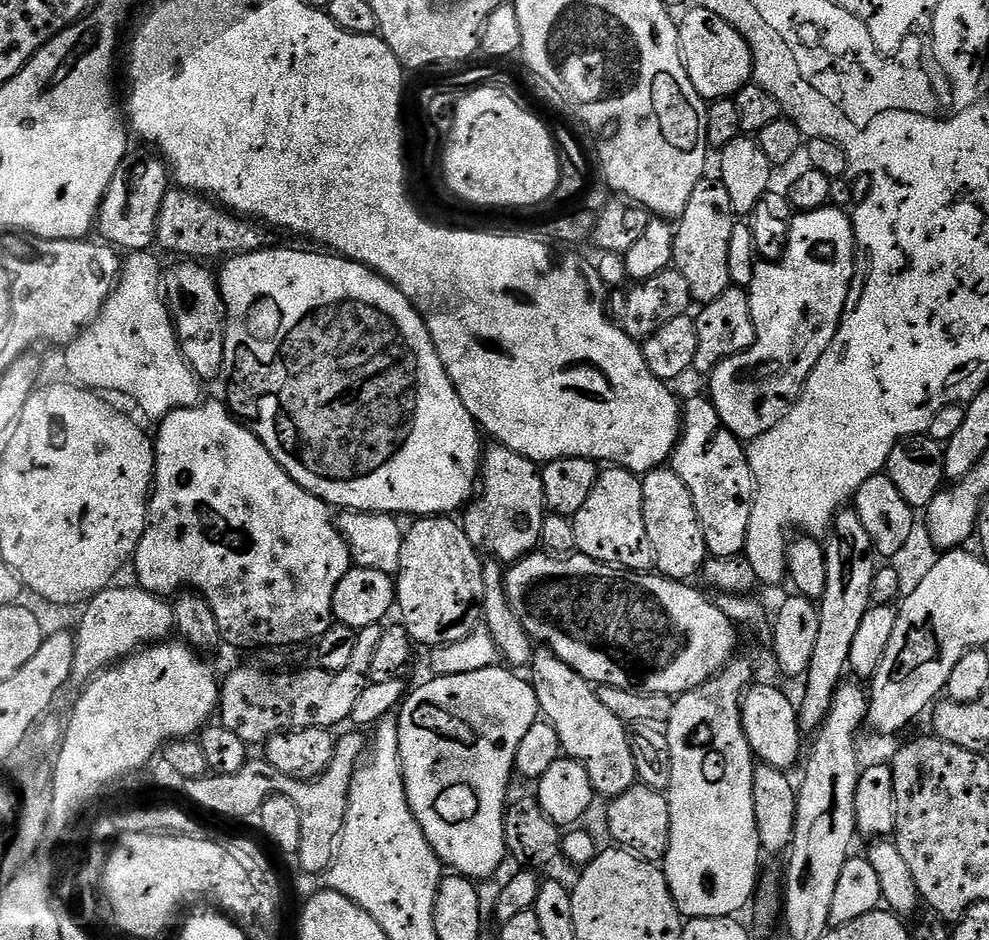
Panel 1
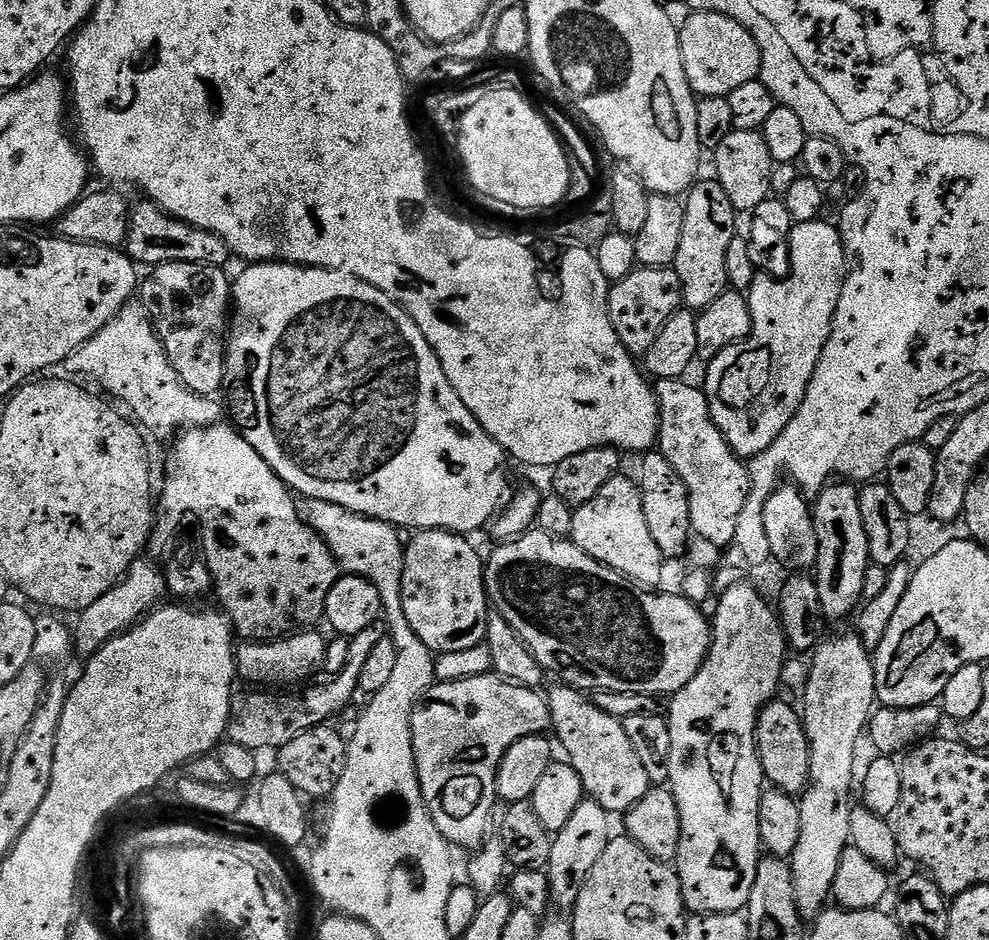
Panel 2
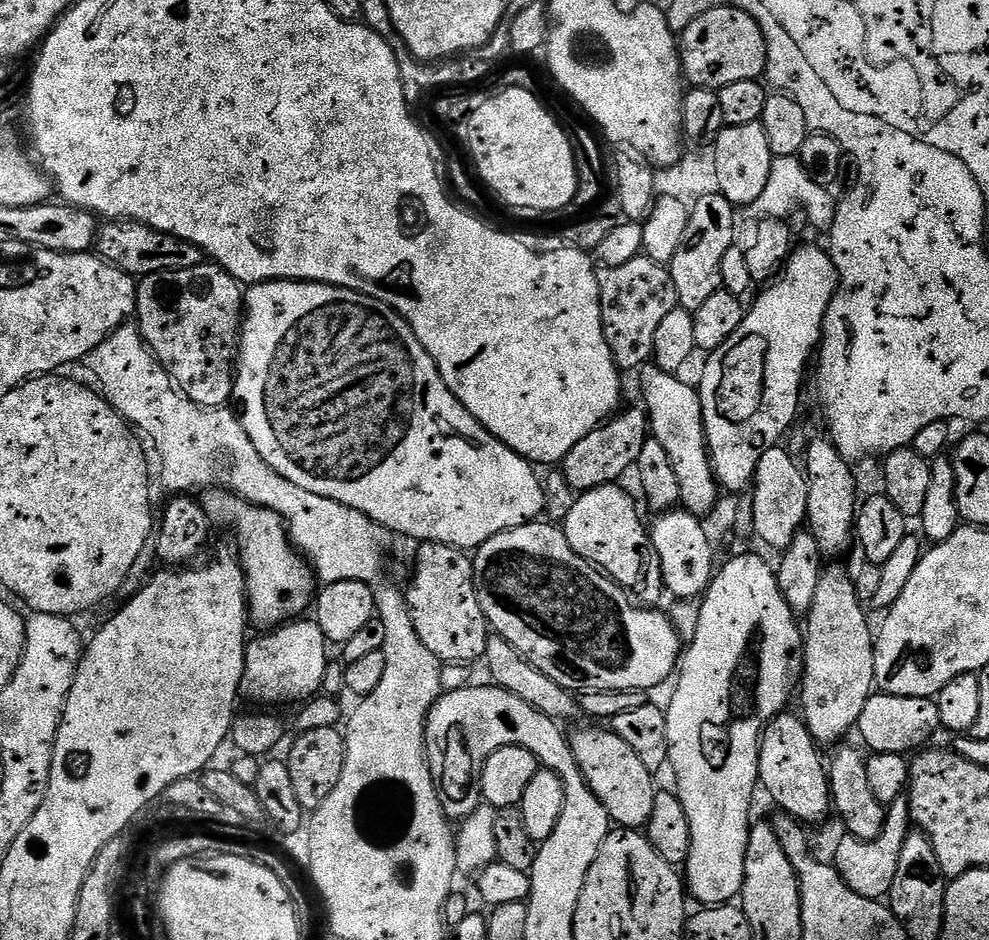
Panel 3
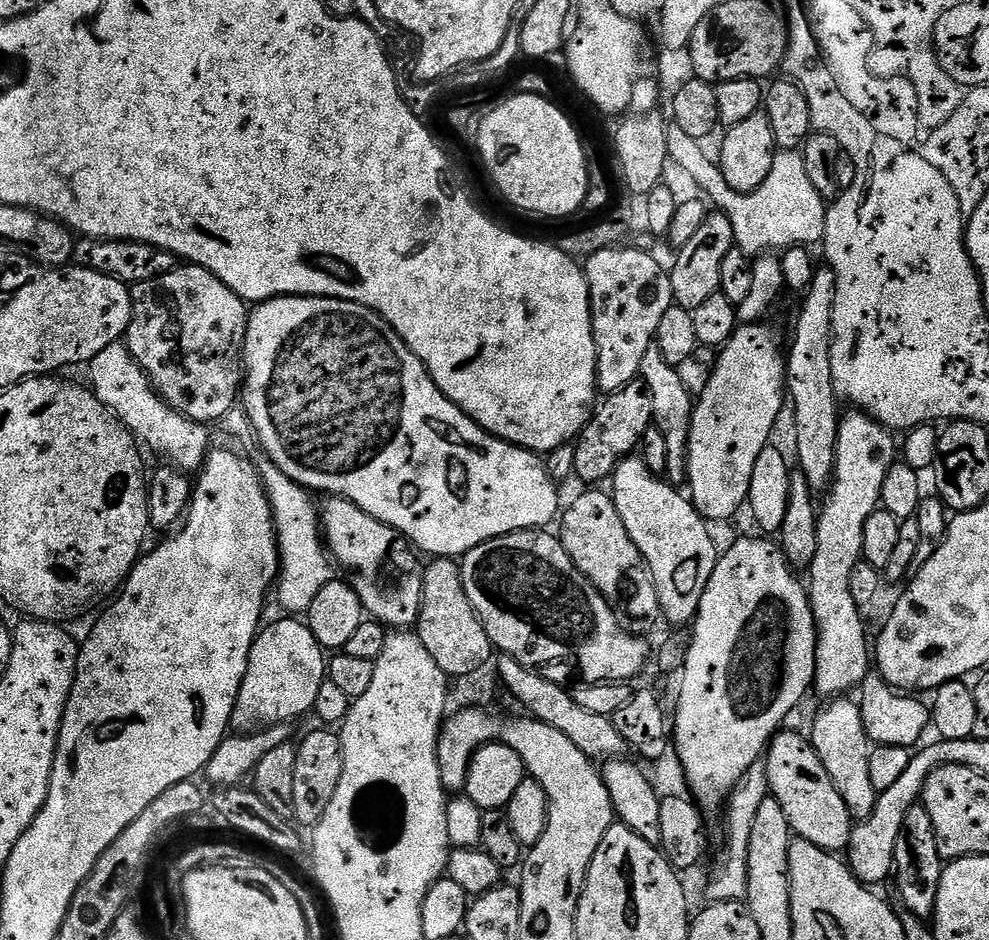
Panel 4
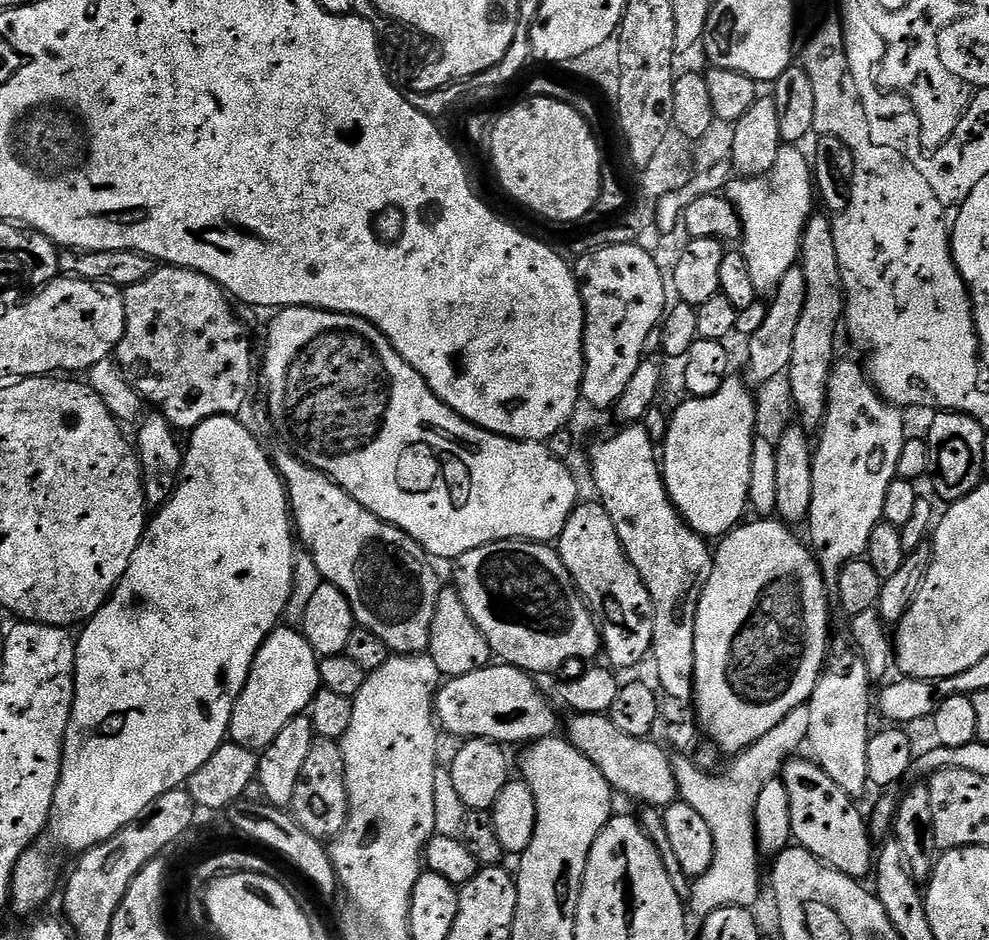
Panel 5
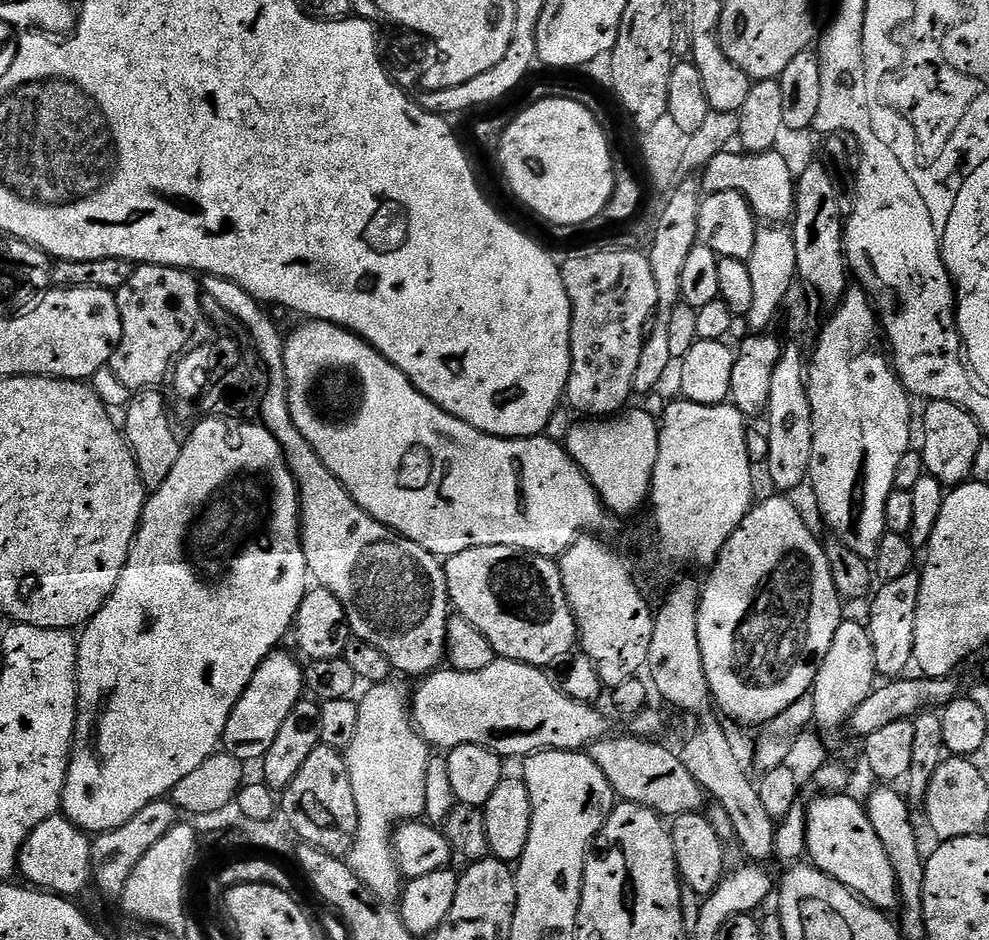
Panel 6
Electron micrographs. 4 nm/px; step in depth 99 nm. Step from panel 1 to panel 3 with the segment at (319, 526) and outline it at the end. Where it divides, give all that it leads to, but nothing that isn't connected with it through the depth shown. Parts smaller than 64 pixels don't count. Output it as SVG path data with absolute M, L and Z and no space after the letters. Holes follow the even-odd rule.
M208 490L202 503L209 520L217 529L229 528L236 535L240 567L244 569L244 590L248 598L248 615L260 630L271 630L303 617L313 607L318 584L303 556L296 551L284 519L274 510L250 504L227 490Z

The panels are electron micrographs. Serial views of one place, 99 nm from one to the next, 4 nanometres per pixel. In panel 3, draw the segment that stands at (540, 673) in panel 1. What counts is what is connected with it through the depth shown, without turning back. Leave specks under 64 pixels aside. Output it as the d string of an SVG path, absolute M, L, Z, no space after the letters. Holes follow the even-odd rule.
M604 726L596 727L600 728L580 728L576 733L571 733L570 743L574 758L586 778L590 790L596 795L598 802L602 802L602 806L606 806L609 821L621 828L643 829L647 825L650 814L654 811L654 798L658 791L658 785L652 781L655 780L654 774L650 770L646 770L646 765L638 759L638 754L634 754L634 750L630 750L629 744L622 742L622 738L618 738L616 732Z

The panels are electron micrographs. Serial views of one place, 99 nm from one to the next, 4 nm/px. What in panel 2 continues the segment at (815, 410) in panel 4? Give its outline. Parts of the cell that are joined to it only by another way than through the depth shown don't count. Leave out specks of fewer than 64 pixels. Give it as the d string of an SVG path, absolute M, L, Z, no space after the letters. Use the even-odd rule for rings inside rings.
M829 482L811 505L814 534L818 534L818 558L814 579L818 586L820 611L832 620L844 620L862 604L862 582L870 563L868 535L862 526L860 488L852 482Z

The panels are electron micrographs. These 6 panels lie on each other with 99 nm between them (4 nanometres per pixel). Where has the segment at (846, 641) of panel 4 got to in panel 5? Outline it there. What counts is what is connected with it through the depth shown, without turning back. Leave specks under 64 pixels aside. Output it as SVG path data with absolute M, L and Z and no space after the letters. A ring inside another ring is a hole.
M842 360L833 367L832 375L828 377L828 409L826 410L826 418L818 433L820 441L815 441L812 454L814 498L810 498L810 510L808 511L808 519L806 521L806 529L808 528L809 536L807 536L807 539L810 541L810 547L815 555L816 563L820 566L820 572L824 575L825 581L828 582L836 581L838 574L842 570L842 566L846 566L846 562L861 559L867 553L870 536L874 534L874 526L878 526L883 521L884 507L886 506L886 490L890 490L890 482L897 479L896 467L898 466L898 454L902 454L902 446L906 439L906 433L904 433L905 413L897 408L895 404L889 404L876 391L876 385L872 383L867 371L861 365L859 368L852 360Z

